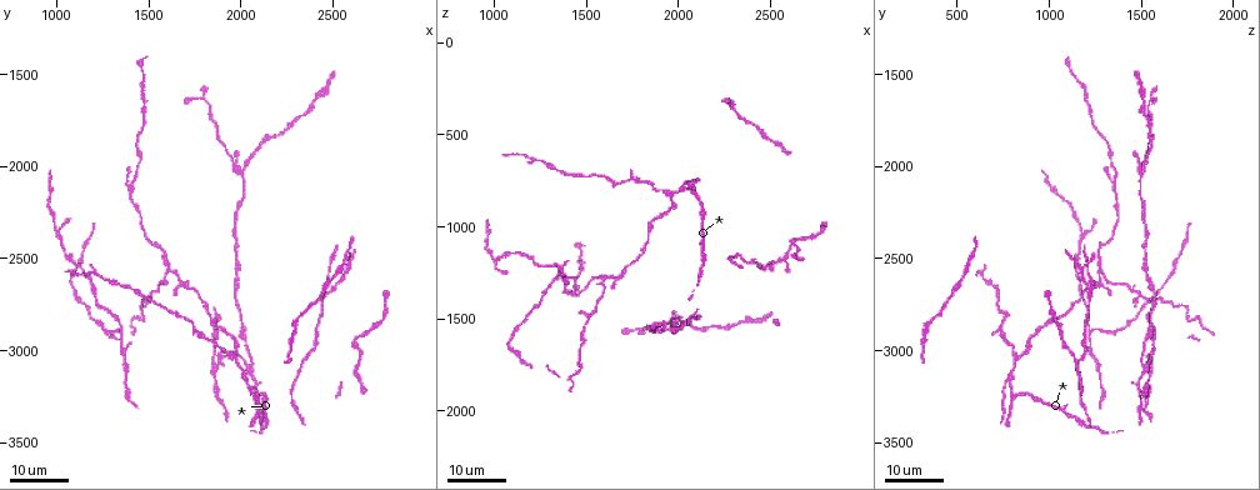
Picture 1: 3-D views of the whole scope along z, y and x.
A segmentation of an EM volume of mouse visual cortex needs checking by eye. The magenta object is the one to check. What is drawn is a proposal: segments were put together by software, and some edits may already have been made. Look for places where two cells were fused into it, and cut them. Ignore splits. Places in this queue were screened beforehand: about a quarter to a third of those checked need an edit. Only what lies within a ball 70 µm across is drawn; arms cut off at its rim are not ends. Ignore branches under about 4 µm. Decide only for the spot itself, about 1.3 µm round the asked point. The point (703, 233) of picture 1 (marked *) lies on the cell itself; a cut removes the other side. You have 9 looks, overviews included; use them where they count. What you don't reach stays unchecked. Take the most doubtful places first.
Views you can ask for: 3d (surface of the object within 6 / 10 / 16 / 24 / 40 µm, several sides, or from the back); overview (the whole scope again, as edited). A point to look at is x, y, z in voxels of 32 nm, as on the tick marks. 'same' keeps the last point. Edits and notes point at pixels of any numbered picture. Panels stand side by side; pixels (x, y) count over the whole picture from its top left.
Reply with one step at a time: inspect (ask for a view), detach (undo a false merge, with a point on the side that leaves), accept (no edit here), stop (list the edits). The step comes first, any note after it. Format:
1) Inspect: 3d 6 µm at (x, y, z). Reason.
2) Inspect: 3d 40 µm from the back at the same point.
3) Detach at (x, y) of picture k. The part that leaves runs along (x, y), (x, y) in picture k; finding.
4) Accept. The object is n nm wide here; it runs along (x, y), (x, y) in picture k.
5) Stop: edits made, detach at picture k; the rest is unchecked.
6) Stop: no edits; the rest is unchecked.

Inspect: 3d 24 µm at (2040, 3140, 760). Two arms in line, one across.

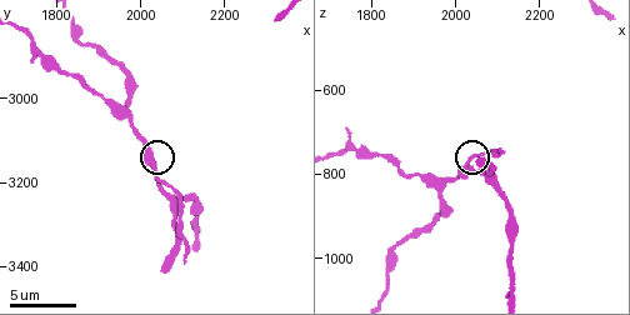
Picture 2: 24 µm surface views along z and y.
Inspect: 3d 10 µm at (2035, 3160, 775).

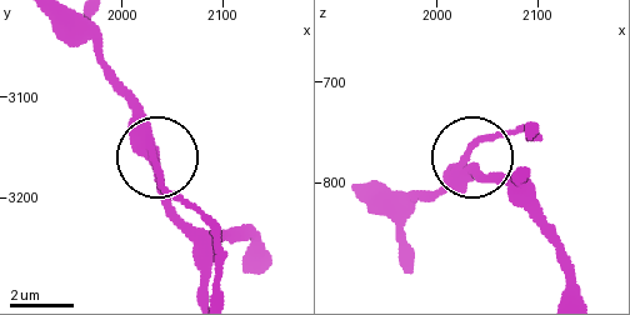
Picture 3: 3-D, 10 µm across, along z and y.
Inspect: 3d 10 µm from the back at (2030, 3158, 770). Other side.

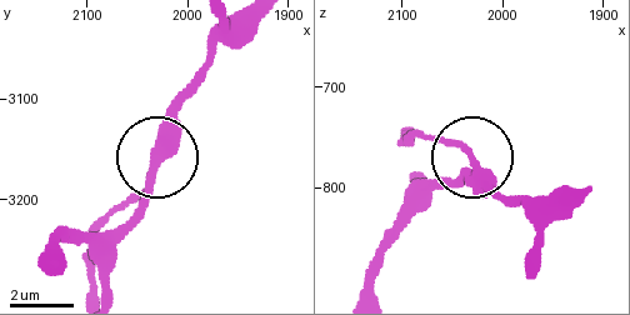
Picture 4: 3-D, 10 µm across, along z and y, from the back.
Detach at (461, 149) of picture 4. Two cells meet here.

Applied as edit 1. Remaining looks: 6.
Inspect: overview.

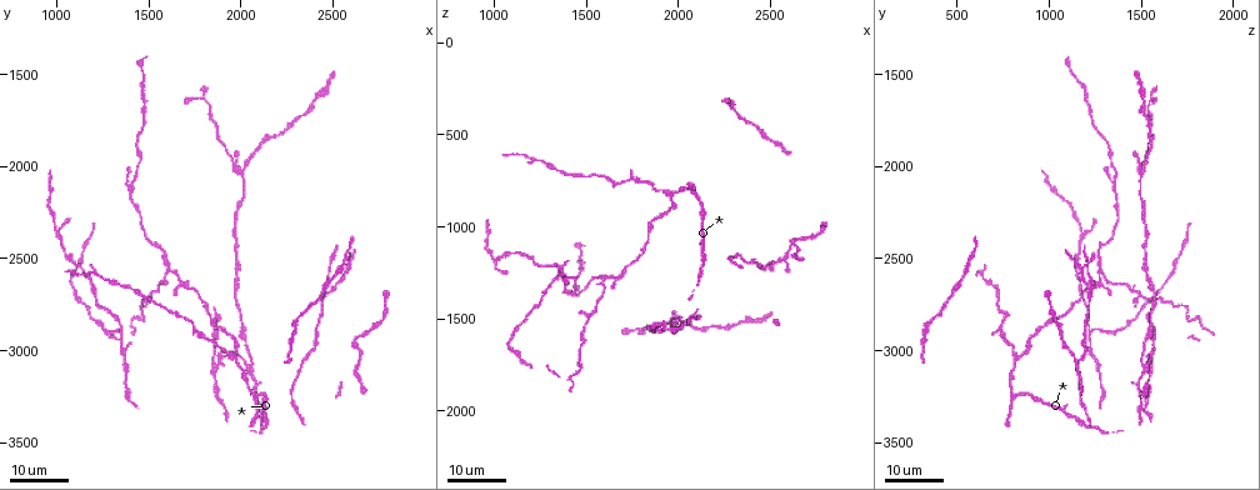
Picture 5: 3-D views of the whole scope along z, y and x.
Inspect: 3d 16 µm at (2020, 2040, 1520). A fork.

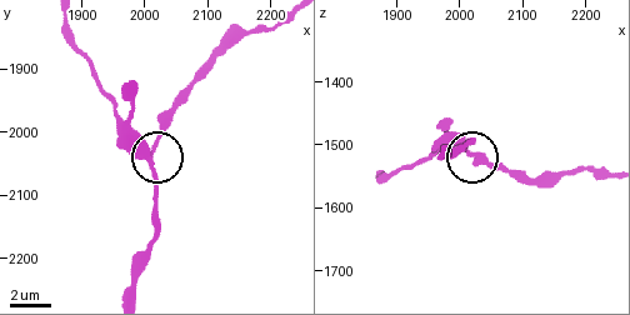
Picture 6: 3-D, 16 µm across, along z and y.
Inspect: 3d 10 µm at the same point.

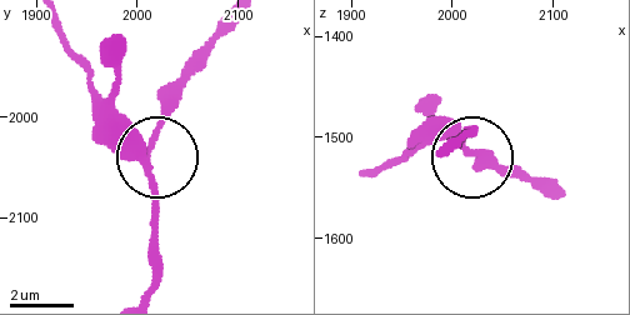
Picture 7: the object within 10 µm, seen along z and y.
Accept. The side arm is 20 µm long; 3 arms meet here; all the same cell.

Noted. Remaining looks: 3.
Inspect: 3d 24 µm at (2460, 2680, 1240). Two arms in line, one across.

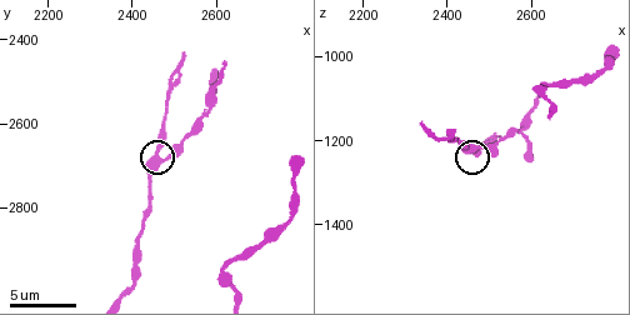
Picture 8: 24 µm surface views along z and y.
Inspect: 3d 6 µm at (2465, 2680, 1220). Closer look.

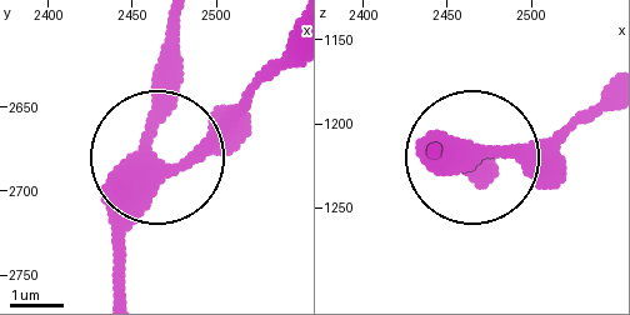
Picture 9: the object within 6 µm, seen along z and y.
Accept. The object is 340 nm wide here; it runs along (111, 285), (111, 204), (151, 136), (165, 20) in picture 9; continuous, no second cell.

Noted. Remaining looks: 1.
Stop: edits made, detach at picture 4; the rest is unchecked.

